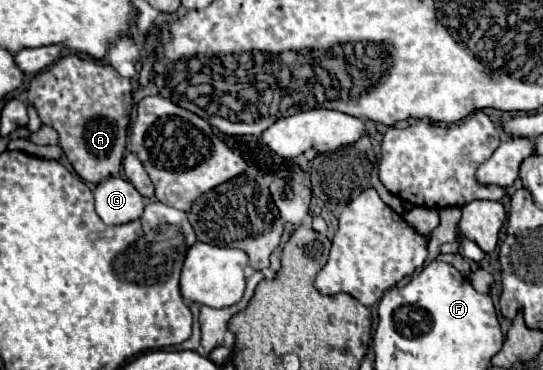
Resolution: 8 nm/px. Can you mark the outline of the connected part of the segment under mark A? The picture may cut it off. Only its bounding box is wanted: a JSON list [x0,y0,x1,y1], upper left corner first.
[28,54,132,184]

